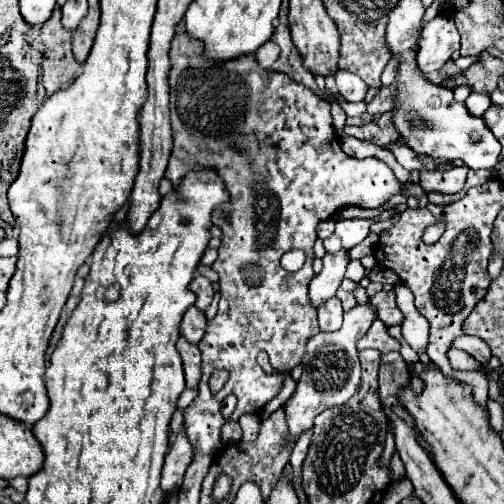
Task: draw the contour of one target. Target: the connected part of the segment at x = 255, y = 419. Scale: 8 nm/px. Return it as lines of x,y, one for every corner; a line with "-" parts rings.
244,415
238,423
242,425
242,431
244,431
242,439
244,441
254,441
256,439
256,429
260,427
260,417
258,415

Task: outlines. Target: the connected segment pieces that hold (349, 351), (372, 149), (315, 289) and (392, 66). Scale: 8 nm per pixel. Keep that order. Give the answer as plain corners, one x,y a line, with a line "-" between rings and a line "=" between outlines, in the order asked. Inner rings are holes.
356,305
344,313
344,325
338,331
330,331
330,333
320,331
308,341
302,359
302,367
304,367
302,377
296,385
296,393
286,401
286,419
292,437
300,437
302,431
310,429
318,413
342,405
354,395
360,383
360,361
358,361
356,343
370,329
374,319
376,319
376,311
372,309
372,305
=
344,137
344,139
342,139
342,149
344,149
350,157
358,157
358,159
364,159
364,157
378,157
378,159
382,159
404,183
410,183
408,171
396,161
396,157
394,157
388,149
370,145
370,143
360,141
360,139
354,139
354,137
=
342,249
336,255
324,255
322,263
324,263
322,271
318,273
318,277
310,281
310,287
308,287
308,299
314,309
318,309
324,301
336,295
336,289
340,287
346,265
348,265
346,249
=
397,56
392,57
381,75
382,86
388,87
394,82
398,65
399,58

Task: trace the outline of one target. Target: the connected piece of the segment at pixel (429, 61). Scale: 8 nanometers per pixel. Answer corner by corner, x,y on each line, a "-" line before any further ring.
448,11
436,15
422,31
420,53
416,57
420,71
440,69
458,47
460,35
452,23
452,15

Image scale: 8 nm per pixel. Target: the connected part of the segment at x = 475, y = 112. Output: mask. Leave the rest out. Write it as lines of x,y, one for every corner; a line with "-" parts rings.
470,93
470,97
468,97
464,103
466,103
466,109
468,109
468,113
470,113
472,117
482,117
484,111
492,105
490,97
486,97
486,95
482,95
482,93

